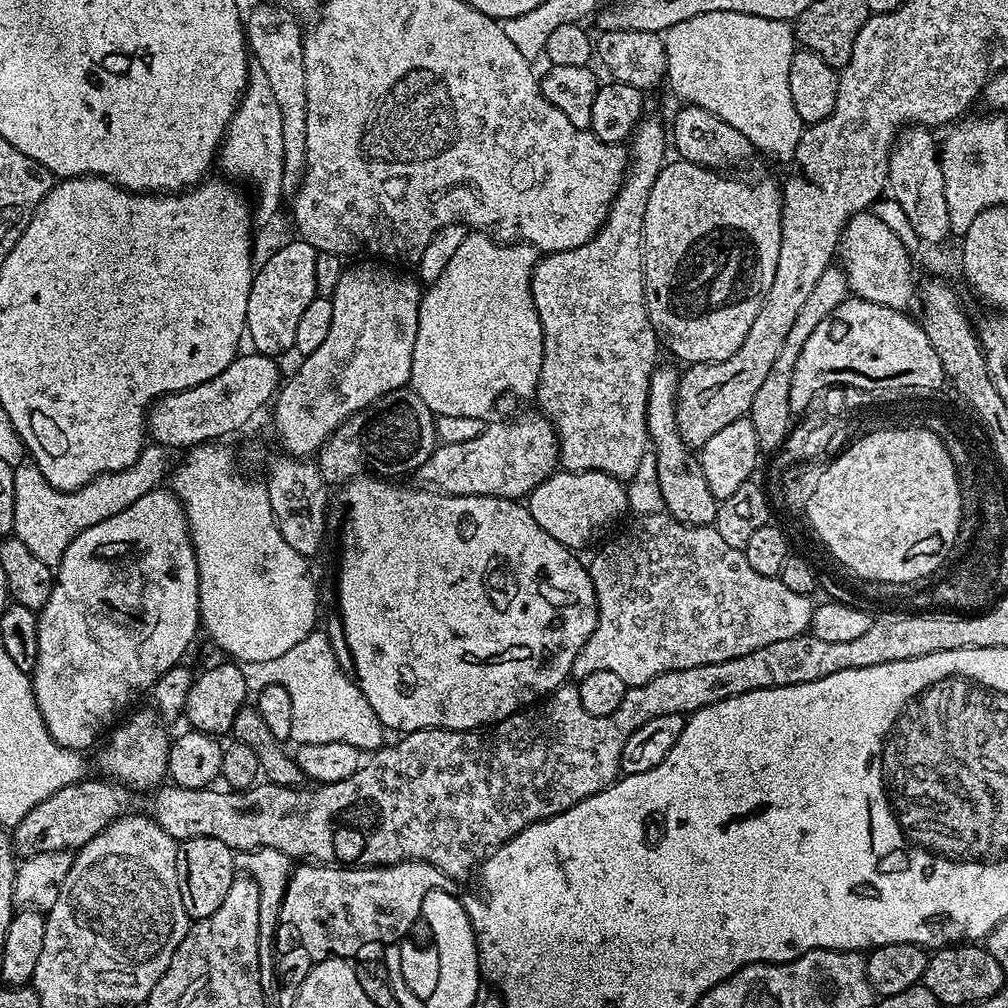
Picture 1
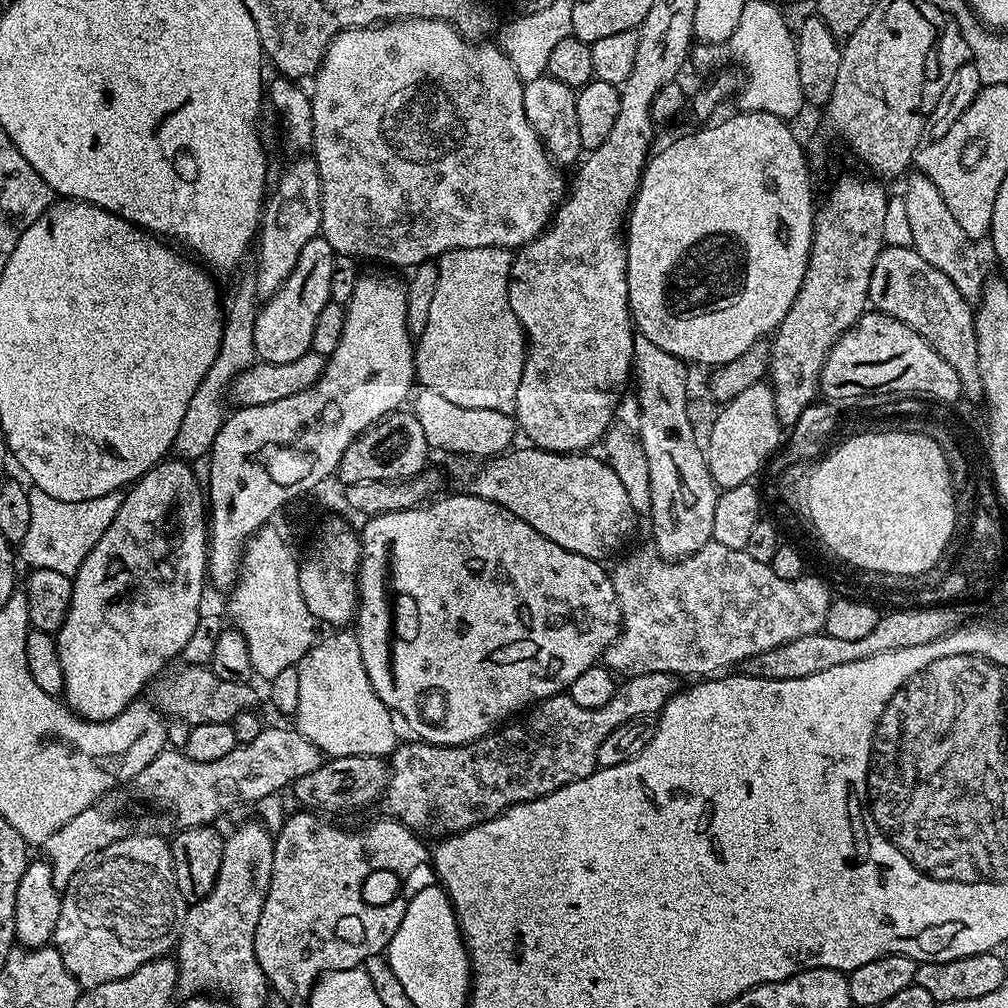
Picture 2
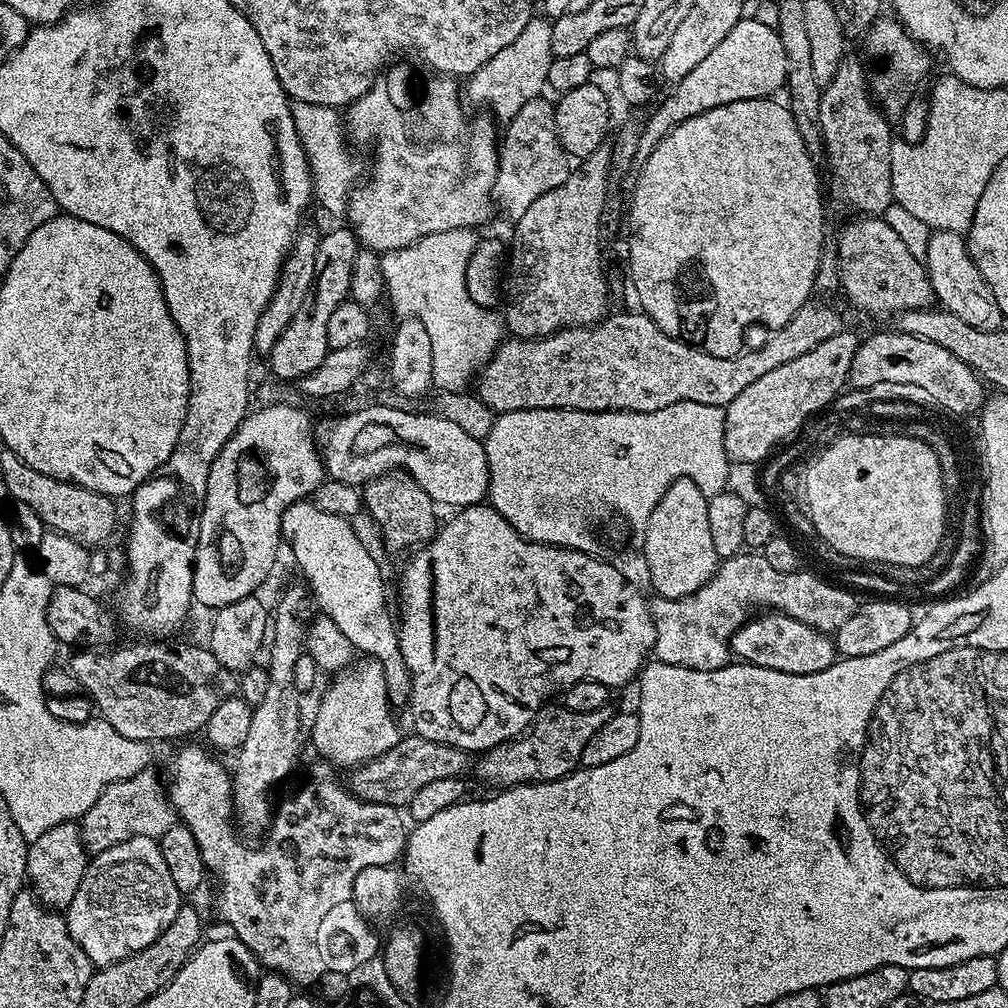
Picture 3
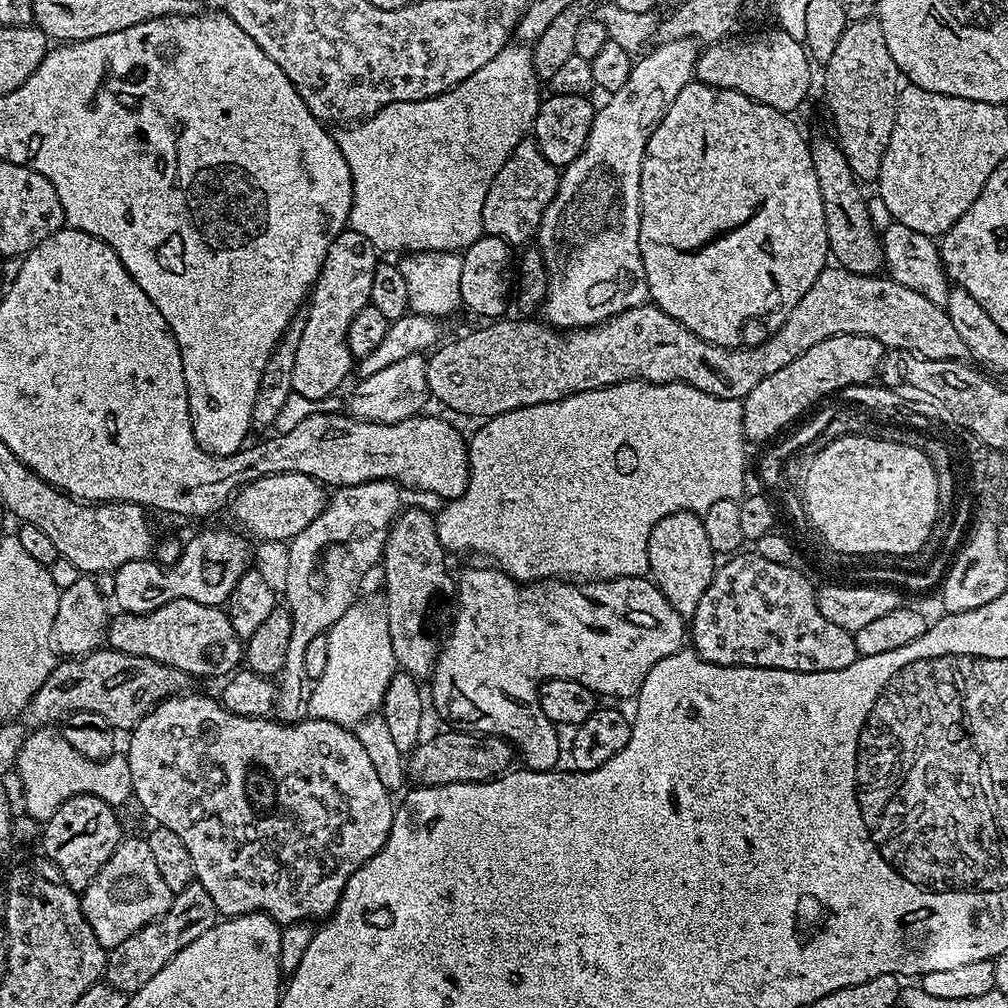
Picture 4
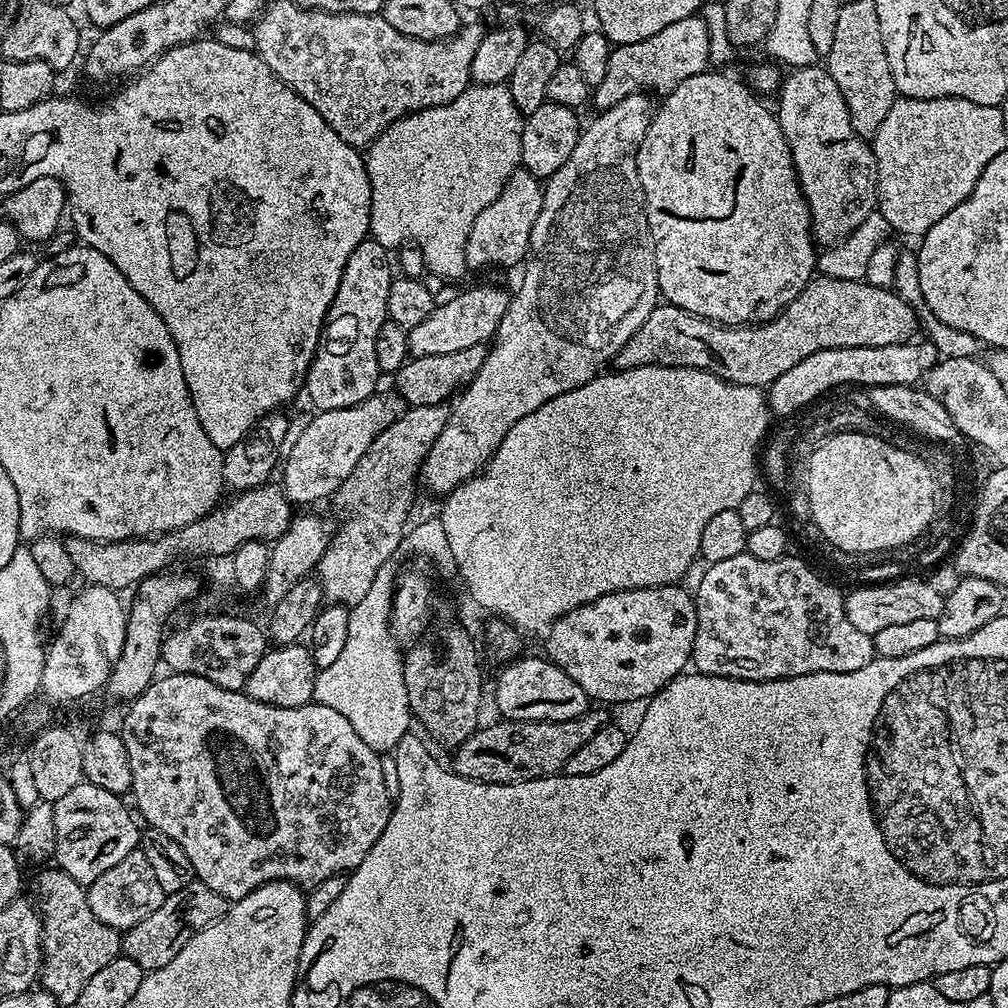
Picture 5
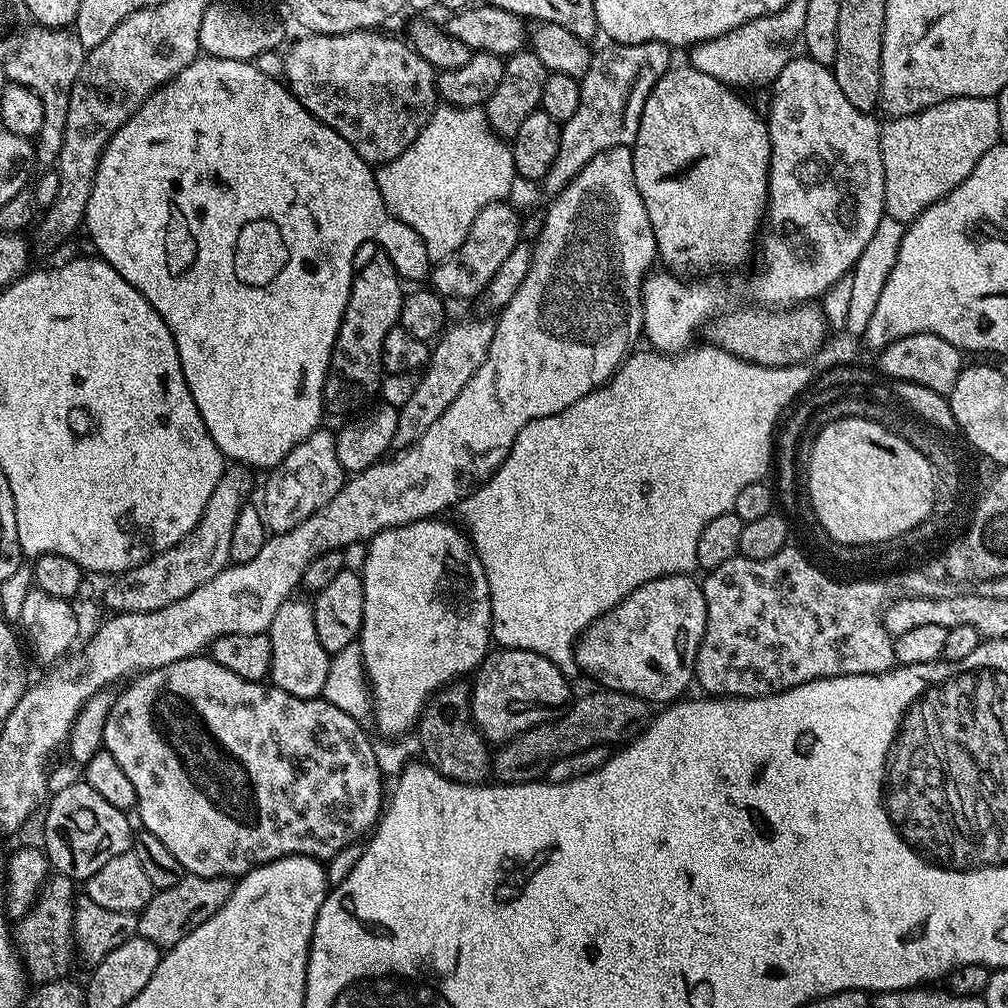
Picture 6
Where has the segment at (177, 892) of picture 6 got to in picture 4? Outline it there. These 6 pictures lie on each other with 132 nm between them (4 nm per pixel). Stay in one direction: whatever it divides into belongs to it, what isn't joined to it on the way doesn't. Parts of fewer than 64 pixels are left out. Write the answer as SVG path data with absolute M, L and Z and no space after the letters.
M193 882L186 886L186 890L175 893L172 897L172 905L166 910L166 914L159 916L157 920L150 921L142 930L130 934L126 942L118 942L108 952L108 967L106 969L107 983L113 984L119 992L131 994L142 990L174 954L178 954L194 938L206 934L218 923L218 913L210 894L206 894L206 886Z

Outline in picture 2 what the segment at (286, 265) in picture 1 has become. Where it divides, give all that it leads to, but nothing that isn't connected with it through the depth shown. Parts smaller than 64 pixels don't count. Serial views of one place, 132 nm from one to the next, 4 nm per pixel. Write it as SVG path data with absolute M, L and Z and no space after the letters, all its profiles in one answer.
M324 236L310 238L302 254L298 254L298 264L294 270L290 270L290 278L286 278L280 289L259 305L254 322L254 350L263 363L295 362L302 358L302 354L312 351L318 314L322 314L322 306L329 304L332 299L330 274L337 255Z

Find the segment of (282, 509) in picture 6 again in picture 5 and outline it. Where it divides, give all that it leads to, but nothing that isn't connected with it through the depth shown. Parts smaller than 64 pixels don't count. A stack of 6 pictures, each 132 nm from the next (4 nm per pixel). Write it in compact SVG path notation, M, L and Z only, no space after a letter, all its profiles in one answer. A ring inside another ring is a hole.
M388 390L385 396L373 394L360 404L346 406L342 410L317 411L316 417L291 441L282 460L284 480L282 487L293 505L312 504L315 500L335 497L338 486L350 478L350 470L358 466L358 458L366 454L366 446L403 414L404 400L395 391ZM289 451L289 452L288 452Z

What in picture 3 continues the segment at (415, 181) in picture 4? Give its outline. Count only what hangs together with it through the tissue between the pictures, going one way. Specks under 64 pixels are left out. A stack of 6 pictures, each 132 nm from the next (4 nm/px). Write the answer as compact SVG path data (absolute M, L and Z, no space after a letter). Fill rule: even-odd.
M533 18L530 22L526 22L526 30L522 30L522 34L518 34L518 38L514 38L514 42L510 42L510 46L505 46L503 50L498 50L498 54L494 54L494 58L490 58L490 62L486 62L486 66L482 66L473 76L467 77L467 99L469 96L474 103L485 104L485 106L489 108L487 111L491 113L497 121L507 122L512 120L514 114L518 114L518 110L522 110L522 106L526 106L526 102L530 102L535 96L541 95L541 93L545 91L548 82L550 62L553 57L552 47L550 46L551 33L551 19ZM297 100L291 101L291 106L294 126L308 159L308 169L312 171L315 199L318 204L320 200L321 206L330 215L343 217L348 207L348 197L361 179L360 164L356 161L355 154L348 149L345 121L341 113L330 106L314 106L310 102Z

